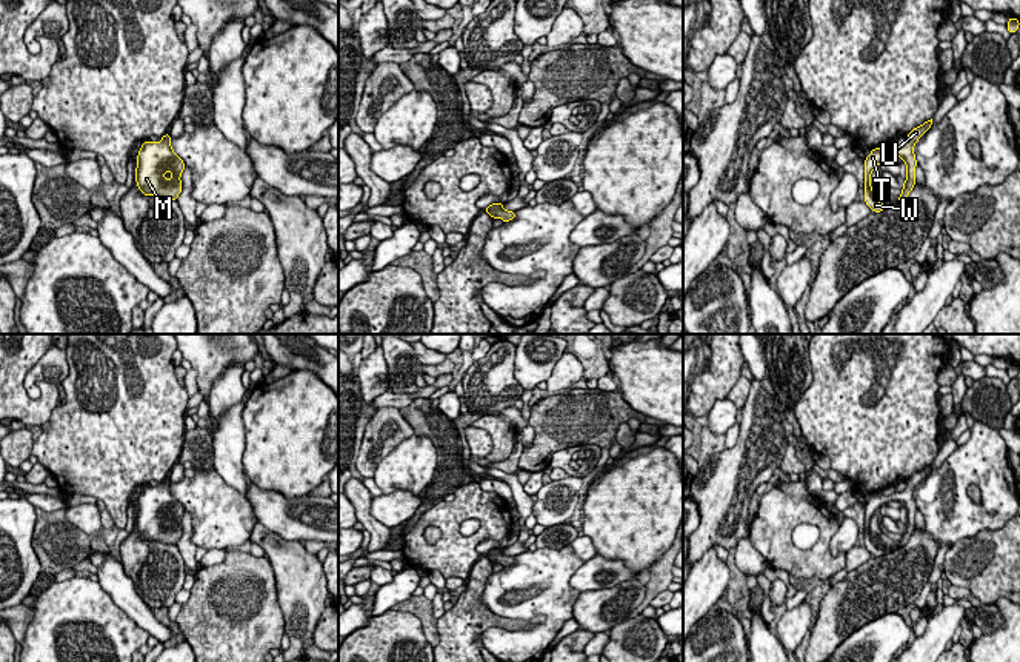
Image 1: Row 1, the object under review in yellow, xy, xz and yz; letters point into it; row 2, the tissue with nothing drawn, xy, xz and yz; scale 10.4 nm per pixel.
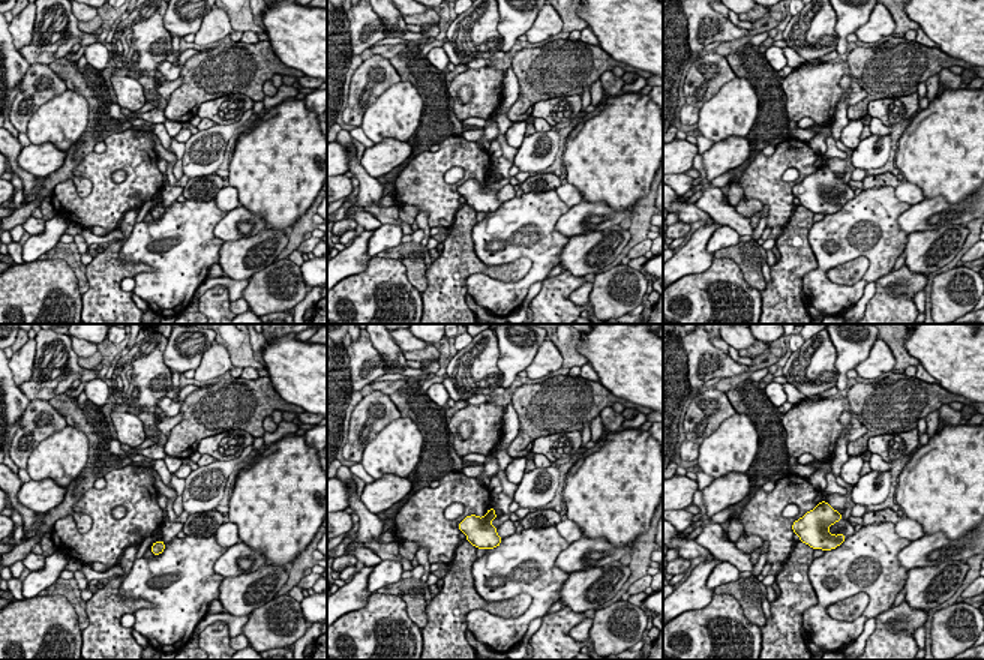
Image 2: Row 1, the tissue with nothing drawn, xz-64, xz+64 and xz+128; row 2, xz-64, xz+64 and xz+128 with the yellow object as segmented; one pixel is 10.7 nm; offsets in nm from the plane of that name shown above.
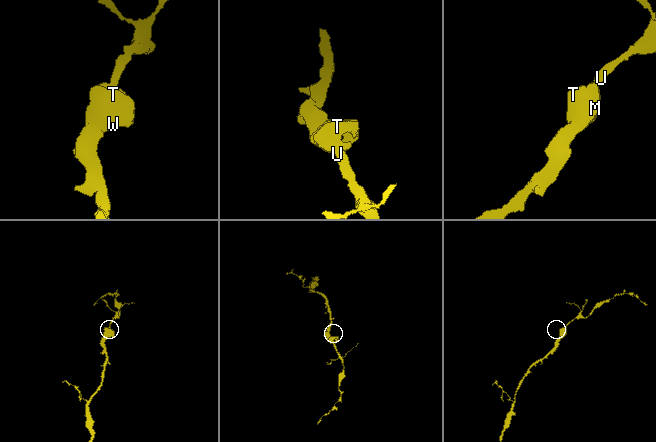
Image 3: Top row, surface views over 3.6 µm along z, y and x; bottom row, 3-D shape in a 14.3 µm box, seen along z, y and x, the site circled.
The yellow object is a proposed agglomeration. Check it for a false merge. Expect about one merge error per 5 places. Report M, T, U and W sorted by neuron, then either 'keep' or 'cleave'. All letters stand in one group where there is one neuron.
groups M T U W; keep

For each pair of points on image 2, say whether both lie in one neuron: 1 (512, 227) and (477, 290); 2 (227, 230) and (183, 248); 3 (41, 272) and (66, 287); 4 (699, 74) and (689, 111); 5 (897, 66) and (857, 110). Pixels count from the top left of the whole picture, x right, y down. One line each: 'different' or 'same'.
1: same
2: different
3: same
4: same
5: same

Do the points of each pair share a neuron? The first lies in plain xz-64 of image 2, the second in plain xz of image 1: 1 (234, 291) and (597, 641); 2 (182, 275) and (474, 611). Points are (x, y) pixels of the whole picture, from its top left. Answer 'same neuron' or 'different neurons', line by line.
1: same neuron
2: different neurons

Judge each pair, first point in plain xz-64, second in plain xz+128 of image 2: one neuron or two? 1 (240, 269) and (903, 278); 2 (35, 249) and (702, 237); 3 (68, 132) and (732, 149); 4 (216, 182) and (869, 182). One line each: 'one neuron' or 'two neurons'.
1: two neurons
2: two neurons
3: two neurons
4: one neuron

